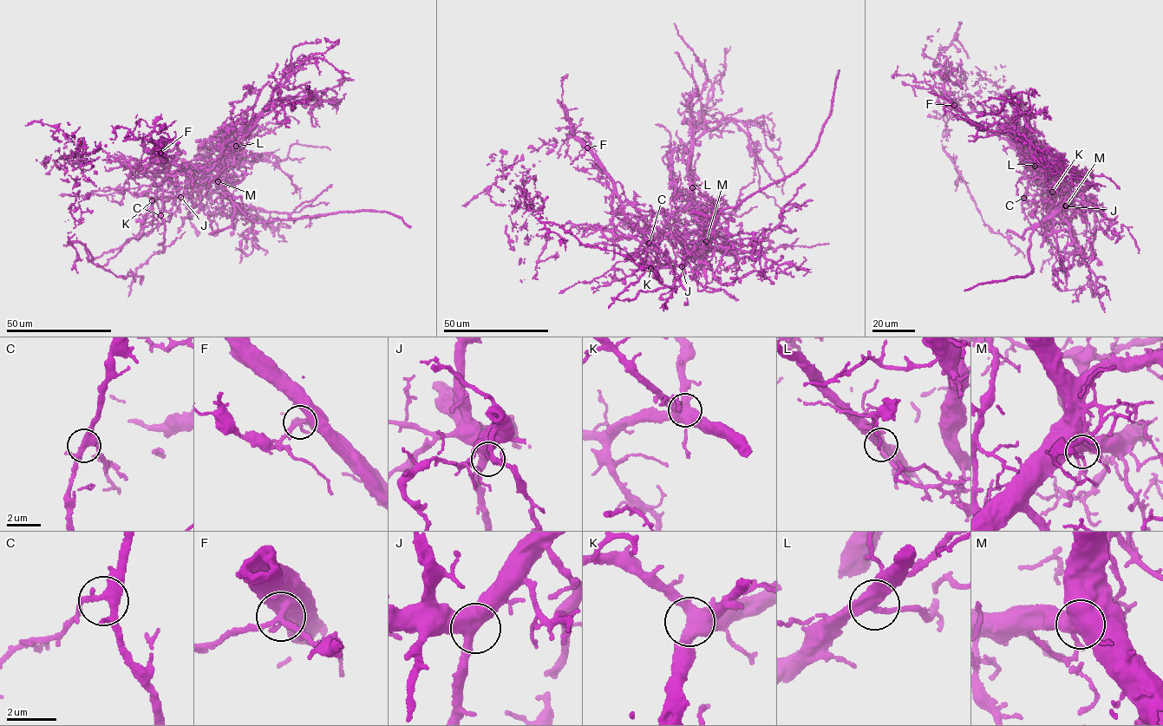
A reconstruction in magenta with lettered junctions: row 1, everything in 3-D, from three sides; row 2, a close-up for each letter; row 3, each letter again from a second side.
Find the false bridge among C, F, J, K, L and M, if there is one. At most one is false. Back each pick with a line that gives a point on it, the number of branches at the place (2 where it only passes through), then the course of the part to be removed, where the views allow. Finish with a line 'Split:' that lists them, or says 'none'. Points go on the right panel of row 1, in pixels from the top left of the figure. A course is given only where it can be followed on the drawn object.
L: at (1035, 166); 3 branches meet; foreign part runs (1035, 166), (1049, 166), (947, 95), (940, 55), (968, 88), (939, 114), (943, 149), (1024, 258)
Split: L

